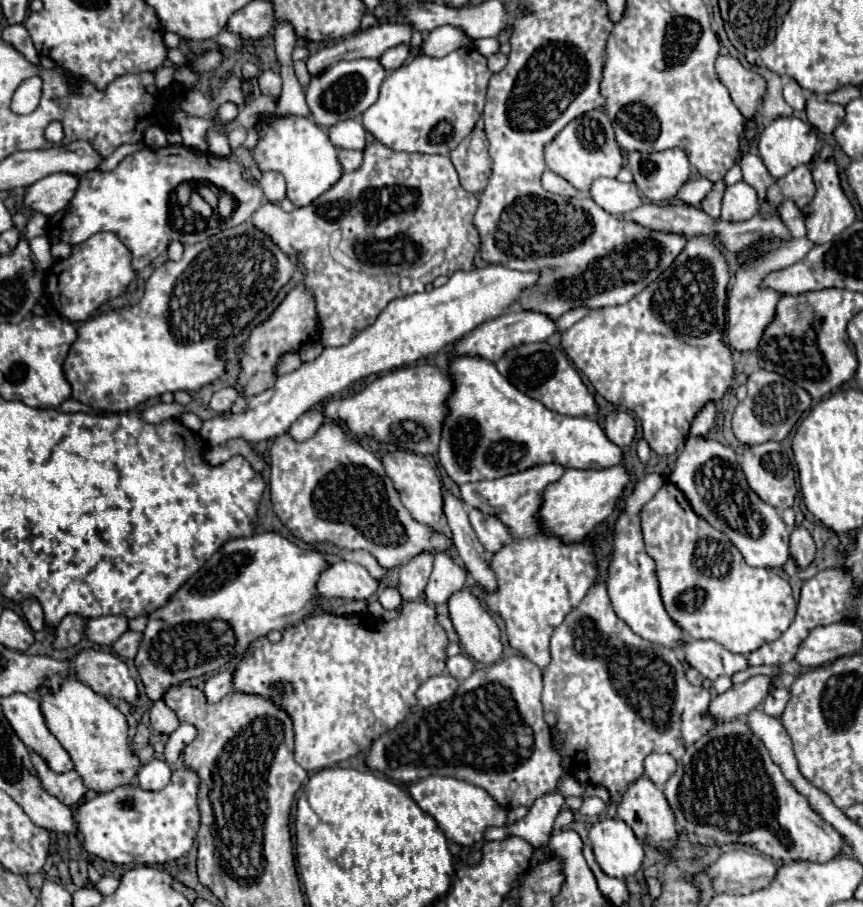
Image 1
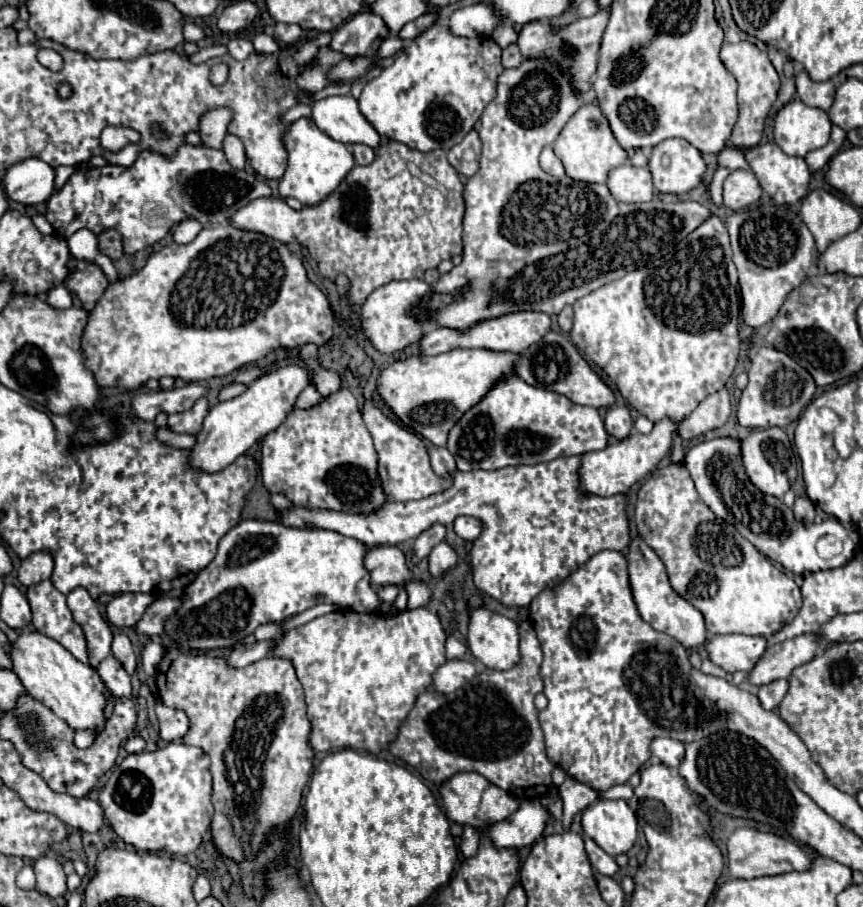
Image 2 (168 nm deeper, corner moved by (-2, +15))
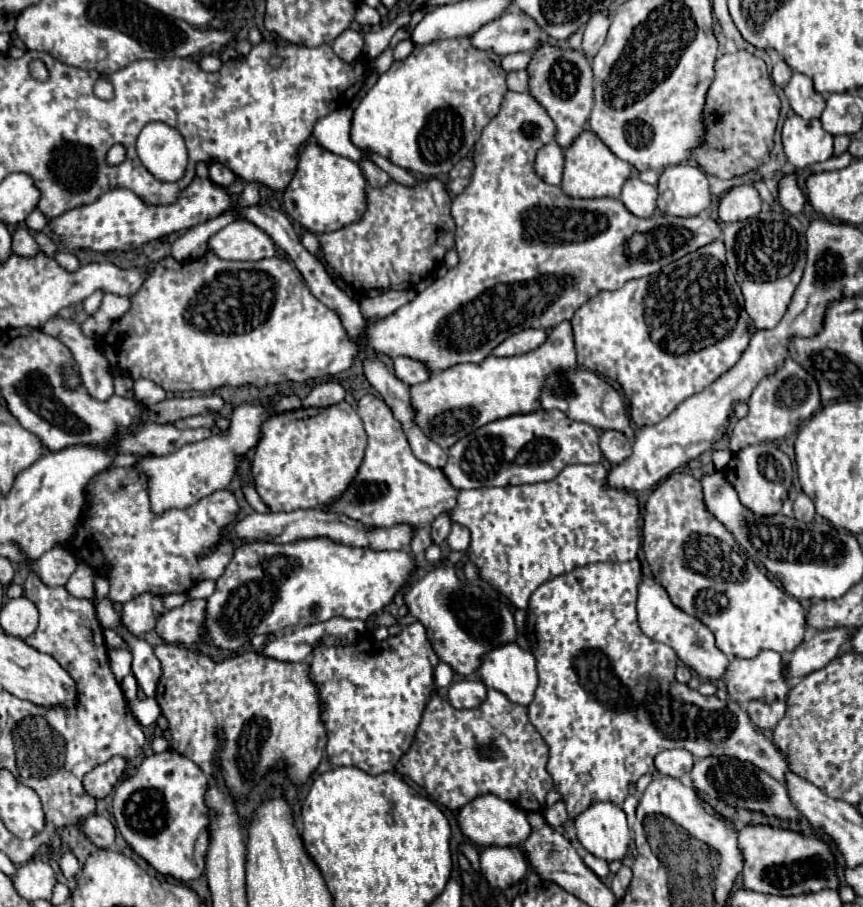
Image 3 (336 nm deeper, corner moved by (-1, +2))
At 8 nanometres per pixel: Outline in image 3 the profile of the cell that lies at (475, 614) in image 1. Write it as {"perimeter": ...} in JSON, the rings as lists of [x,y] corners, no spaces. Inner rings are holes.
{"perimeter":[[[515,642],[485,654],[477,674],[487,688],[503,692],[511,702],[521,706],[533,702],[539,684],[535,656]]]}

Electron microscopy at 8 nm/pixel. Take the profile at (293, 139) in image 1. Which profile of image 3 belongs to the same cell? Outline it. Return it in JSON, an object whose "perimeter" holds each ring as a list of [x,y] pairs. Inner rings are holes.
{"perimeter":[[[307,144],[299,154],[297,172],[283,194],[283,206],[291,220],[313,234],[335,232],[347,224],[359,222],[365,214],[367,180],[357,162],[337,156],[319,144]]]}

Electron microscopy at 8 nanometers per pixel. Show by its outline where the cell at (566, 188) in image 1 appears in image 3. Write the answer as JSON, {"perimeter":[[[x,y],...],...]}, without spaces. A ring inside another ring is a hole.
{"perimeter":[[[549,142],[535,156],[535,172],[543,182],[557,186],[561,184],[563,162],[563,150],[555,142]]]}

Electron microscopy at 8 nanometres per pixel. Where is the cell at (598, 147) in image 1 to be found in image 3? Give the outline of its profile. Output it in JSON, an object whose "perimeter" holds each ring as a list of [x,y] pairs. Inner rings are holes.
{"perimeter":[[[591,130],[581,132],[581,136],[563,152],[565,156],[565,170],[561,190],[569,198],[619,198],[623,182],[631,174],[629,162],[617,158]]]}

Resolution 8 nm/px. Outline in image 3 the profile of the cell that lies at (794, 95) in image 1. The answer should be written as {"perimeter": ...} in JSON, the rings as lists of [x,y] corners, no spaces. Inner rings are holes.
{"perimeter":[[[779,60],[779,62],[775,62],[773,64],[773,74],[771,74],[771,78],[773,78],[773,82],[777,84],[777,86],[785,86],[785,82],[789,82],[789,74],[791,74],[791,68],[783,62],[783,60]]]}

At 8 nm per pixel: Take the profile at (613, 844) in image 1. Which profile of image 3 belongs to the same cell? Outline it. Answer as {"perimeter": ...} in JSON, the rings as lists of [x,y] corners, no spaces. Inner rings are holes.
{"perimeter":[[[595,802],[575,818],[577,840],[597,858],[623,860],[633,838],[625,812],[611,802]]]}

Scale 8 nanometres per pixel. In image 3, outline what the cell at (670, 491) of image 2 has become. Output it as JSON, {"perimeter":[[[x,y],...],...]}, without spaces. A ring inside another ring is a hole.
{"perimeter":[[[671,474],[669,478],[665,478],[665,480],[653,490],[653,494],[649,496],[649,500],[647,500],[647,504],[645,504],[645,516],[643,516],[643,550],[645,550],[645,558],[647,558],[649,566],[651,566],[653,578],[667,590],[671,602],[673,602],[677,608],[681,608],[683,612],[687,612],[689,616],[701,620],[701,622],[715,634],[717,648],[719,648],[721,652],[725,652],[727,656],[755,658],[761,650],[775,650],[775,652],[779,652],[779,654],[789,654],[789,652],[793,652],[793,650],[803,642],[803,636],[805,636],[805,630],[807,630],[803,606],[799,604],[797,598],[793,598],[793,596],[785,594],[783,590],[779,590],[779,588],[747,558],[747,554],[745,554],[745,552],[739,548],[739,544],[735,542],[733,534],[707,510],[705,500],[703,500],[703,488],[701,488],[699,480],[695,480],[693,476],[689,476],[689,474]]]}

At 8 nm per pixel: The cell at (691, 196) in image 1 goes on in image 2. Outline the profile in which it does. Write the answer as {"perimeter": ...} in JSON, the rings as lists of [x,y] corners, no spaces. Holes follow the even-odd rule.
{"perimeter":[[[728,147],[722,151],[722,155],[718,155],[718,165],[720,167],[728,167],[728,169],[748,169],[748,163],[744,159],[744,153],[736,147]]]}

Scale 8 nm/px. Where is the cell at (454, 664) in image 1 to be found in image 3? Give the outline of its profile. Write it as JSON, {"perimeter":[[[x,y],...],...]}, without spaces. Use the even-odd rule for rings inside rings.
{"perimeter":[[[439,662],[433,670],[433,684],[437,688],[443,688],[443,686],[449,686],[453,682],[453,668],[445,662]]]}

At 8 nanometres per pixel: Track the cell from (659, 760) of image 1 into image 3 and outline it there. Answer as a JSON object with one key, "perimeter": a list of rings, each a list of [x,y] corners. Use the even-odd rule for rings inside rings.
{"perimeter":[[[663,750],[655,758],[655,768],[671,778],[687,780],[693,768],[693,756],[687,750]]]}

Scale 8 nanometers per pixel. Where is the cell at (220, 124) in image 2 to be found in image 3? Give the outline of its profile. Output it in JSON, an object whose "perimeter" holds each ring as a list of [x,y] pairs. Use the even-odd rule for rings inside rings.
{"perimeter":[[[209,162],[209,174],[211,174],[211,180],[221,188],[227,188],[237,180],[237,176],[229,168],[221,166],[219,162]]]}

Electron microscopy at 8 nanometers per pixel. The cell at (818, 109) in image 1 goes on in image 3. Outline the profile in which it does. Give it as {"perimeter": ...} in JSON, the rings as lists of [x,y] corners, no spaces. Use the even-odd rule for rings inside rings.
{"perimeter":[[[793,72],[789,84],[785,86],[785,96],[789,98],[795,114],[801,118],[819,118],[825,108],[825,98],[813,90],[811,78],[801,72]]]}

